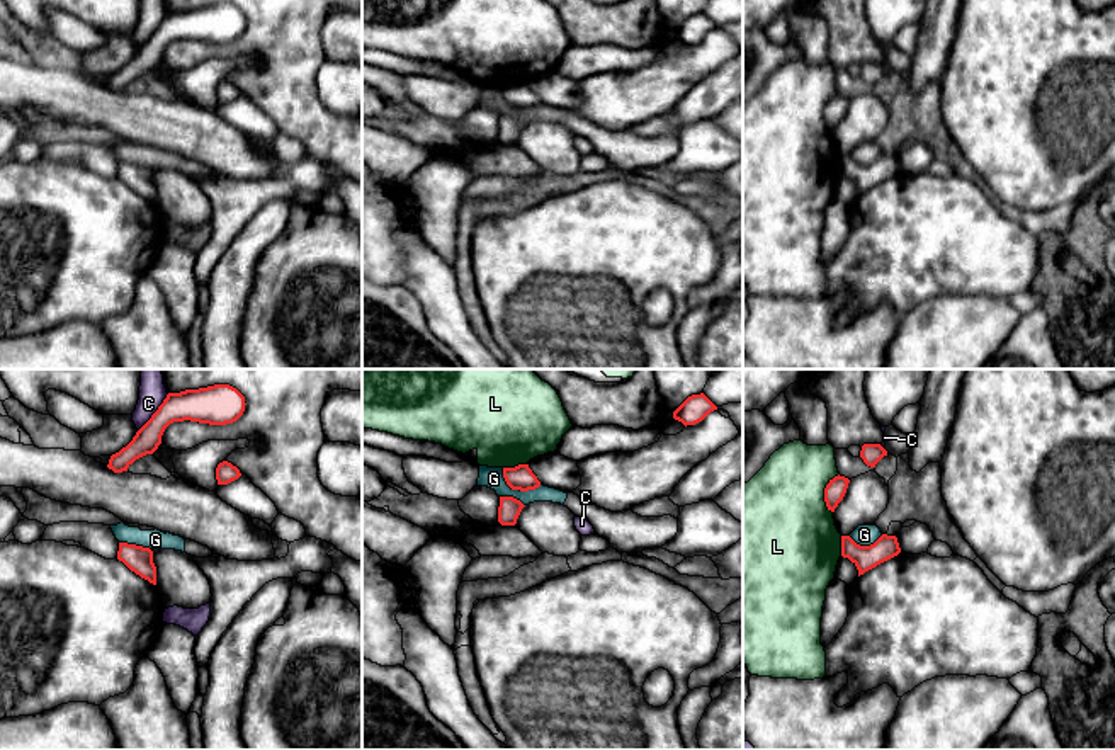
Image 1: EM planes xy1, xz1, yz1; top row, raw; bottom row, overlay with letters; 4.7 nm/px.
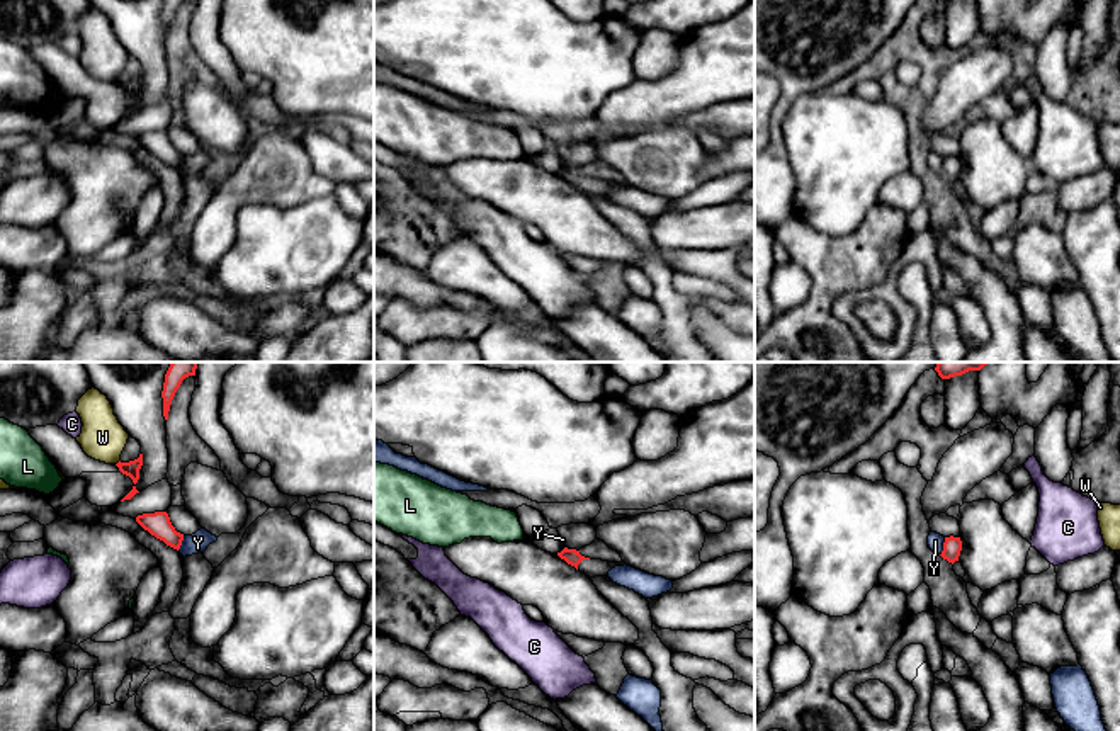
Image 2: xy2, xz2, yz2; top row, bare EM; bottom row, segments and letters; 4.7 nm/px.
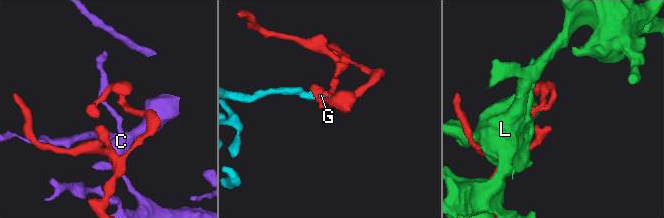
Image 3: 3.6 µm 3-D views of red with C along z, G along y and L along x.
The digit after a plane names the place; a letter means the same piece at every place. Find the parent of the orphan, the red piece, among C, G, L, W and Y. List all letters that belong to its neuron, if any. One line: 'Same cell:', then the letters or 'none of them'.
Same cell: none of them

